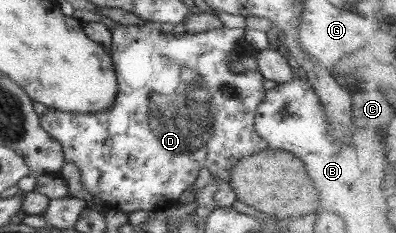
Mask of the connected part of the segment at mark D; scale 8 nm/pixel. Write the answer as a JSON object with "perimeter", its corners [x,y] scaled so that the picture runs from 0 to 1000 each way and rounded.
{"perimeter":[[[369,94],[361,107],[280,107],[273,124],[278,137],[278,219],[275,240],[293,326],[295,403],[275,464],[253,472],[242,485],[205,489],[136,476],[119,468],[114,489],[98,494],[98,532],[104,554],[126,584],[134,605],[149,614],[157,631],[159,682],[164,700],[184,704],[205,751],[205,794],[210,807],[247,850],[260,884],[280,884],[285,906],[316,914],[326,927],[336,910],[396,910],[417,901],[432,880],[444,876],[452,841],[480,807],[500,760],[500,738],[510,721],[533,742],[533,760],[551,777],[551,790],[578,790],[578,734],[609,678],[631,670],[657,648],[677,639],[677,622],[664,592],[644,571],[641,489],[649,451],[669,412],[664,382],[664,330],[644,300],[611,300],[609,313],[591,313],[581,288],[581,232],[596,197],[604,167],[611,163],[619,124],[558,116],[548,129],[523,129],[510,142],[472,146],[457,142],[439,155],[434,137],[417,142],[404,124],[404,103]]]}

